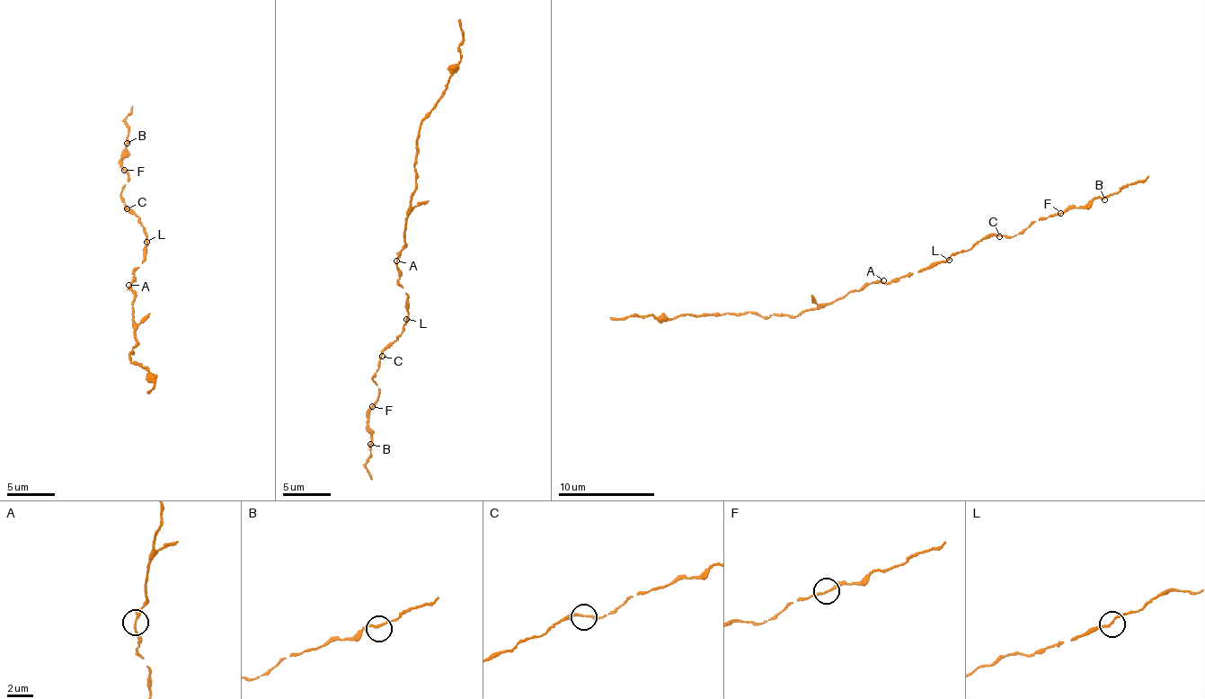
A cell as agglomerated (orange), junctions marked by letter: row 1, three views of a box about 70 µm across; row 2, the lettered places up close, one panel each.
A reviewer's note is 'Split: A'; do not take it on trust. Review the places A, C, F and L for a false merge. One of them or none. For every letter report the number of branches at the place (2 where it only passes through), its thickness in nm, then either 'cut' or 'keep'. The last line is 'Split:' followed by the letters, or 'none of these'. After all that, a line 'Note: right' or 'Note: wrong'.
A: 2 | 170 nm | keep
C: 2 | 150 nm | keep
F: 2 | 170 nm | keep
L: 2 | 150 nm | keep
Split: none of these
Note: wrong

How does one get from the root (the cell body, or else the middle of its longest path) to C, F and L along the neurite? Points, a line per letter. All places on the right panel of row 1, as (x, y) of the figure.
C: (890, 283), (897, 282), (905, 275), (911, 276), (943, 262), (951, 255), (969, 250), (986, 238), (999, 236)
F: (890, 283), (943, 262), (986, 238), (1016, 235), (1041, 217), (1061, 212)
L: (890, 283), (897, 282), (905, 275), (911, 276), (949, 260)

